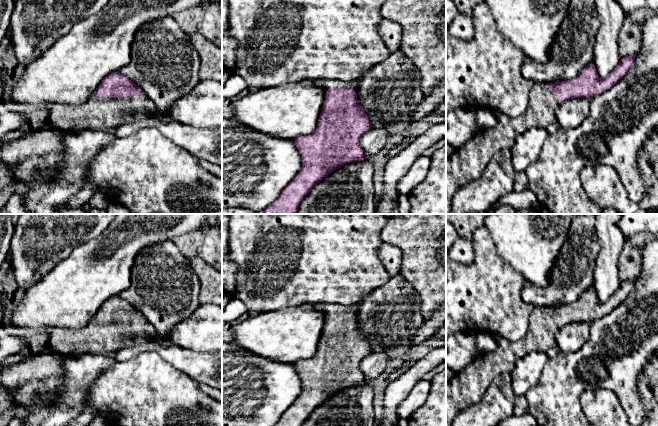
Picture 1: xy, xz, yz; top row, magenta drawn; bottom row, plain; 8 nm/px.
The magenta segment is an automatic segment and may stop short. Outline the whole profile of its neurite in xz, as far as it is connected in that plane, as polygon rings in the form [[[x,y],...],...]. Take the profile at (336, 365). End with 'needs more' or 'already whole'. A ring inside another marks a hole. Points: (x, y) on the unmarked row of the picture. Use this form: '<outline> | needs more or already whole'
[[[317,303],[314,307],[326,314],[316,354],[307,360],[294,363],[296,372],[301,378],[302,390],[295,402],[285,410],[274,426],[301,426],[311,413],[328,398],[347,387],[362,385],[368,381],[360,370],[360,363],[371,353],[371,349],[366,336],[358,327],[355,314],[358,310],[357,303],[348,306]]] | needs more

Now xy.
[[[117,295],[107,299],[85,326],[52,328],[49,345],[62,357],[111,357],[125,347],[149,343],[155,334],[140,311]]] | needs more

